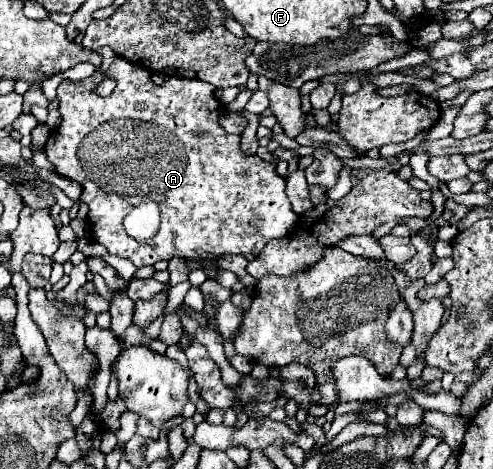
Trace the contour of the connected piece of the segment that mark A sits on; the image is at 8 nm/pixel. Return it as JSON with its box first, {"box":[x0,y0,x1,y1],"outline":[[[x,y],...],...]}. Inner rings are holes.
{"box":[45,46,297,268],"outline":[[[103,46],[97,50],[101,56],[103,56],[103,66],[87,80],[83,82],[71,82],[71,80],[63,80],[57,88],[57,98],[59,98],[59,112],[63,116],[63,122],[61,126],[51,132],[47,144],[45,144],[45,150],[47,150],[47,158],[57,166],[57,172],[69,180],[75,180],[83,186],[83,194],[81,194],[81,200],[89,206],[89,224],[91,224],[91,238],[99,244],[103,244],[109,254],[115,254],[115,256],[121,256],[121,258],[127,258],[131,260],[137,268],[141,266],[153,266],[155,262],[159,260],[171,260],[171,258],[187,258],[187,260],[195,260],[195,262],[207,262],[207,260],[217,260],[219,256],[223,254],[253,254],[257,256],[261,252],[261,248],[265,248],[265,244],[273,238],[279,238],[279,236],[285,236],[297,222],[297,214],[291,210],[291,202],[289,198],[285,196],[285,180],[275,172],[275,164],[271,162],[265,162],[261,160],[259,156],[245,156],[241,152],[241,136],[237,134],[227,134],[221,124],[219,124],[219,114],[221,114],[221,106],[219,102],[215,102],[215,96],[213,96],[213,86],[211,84],[205,84],[201,80],[191,80],[191,78],[169,78],[165,80],[161,86],[157,86],[153,80],[151,80],[151,72],[141,68],[139,64],[133,64],[125,58],[121,58],[119,54],[115,54],[109,46]],[[103,74],[111,76],[117,80],[117,88],[113,90],[111,96],[107,98],[101,98],[97,94],[93,94],[93,88],[97,84],[97,78],[101,78]],[[141,202],[157,202],[159,208],[161,208],[161,226],[157,230],[157,234],[149,240],[135,240],[131,238],[125,228],[123,228],[123,218],[131,212],[133,206],[139,206]]]}

